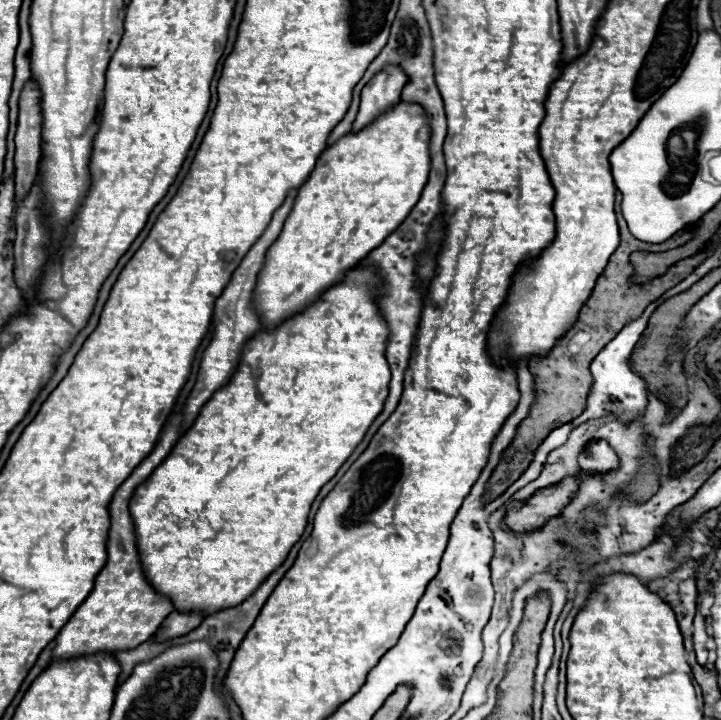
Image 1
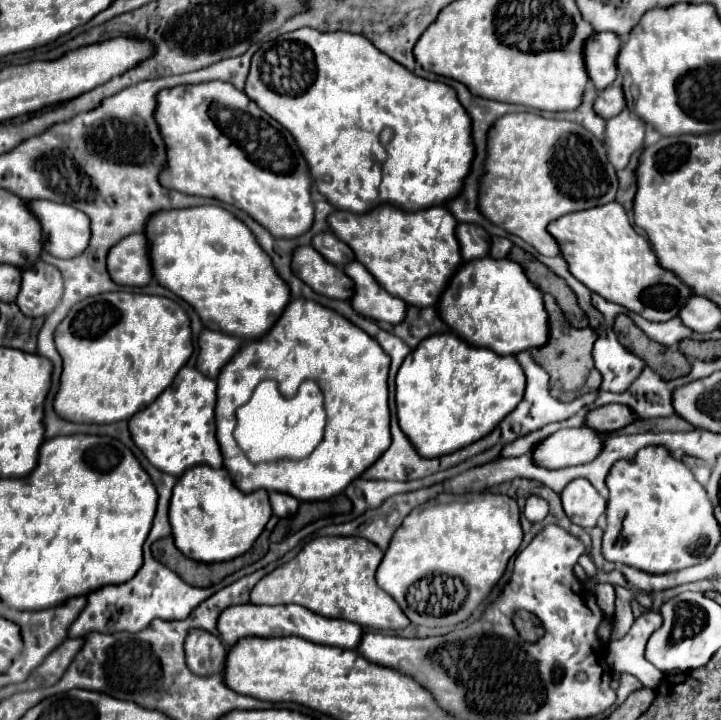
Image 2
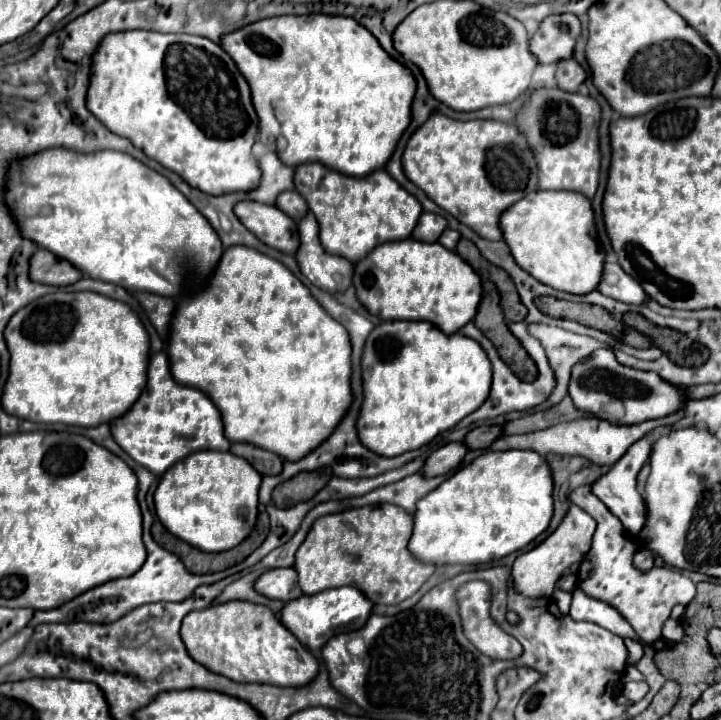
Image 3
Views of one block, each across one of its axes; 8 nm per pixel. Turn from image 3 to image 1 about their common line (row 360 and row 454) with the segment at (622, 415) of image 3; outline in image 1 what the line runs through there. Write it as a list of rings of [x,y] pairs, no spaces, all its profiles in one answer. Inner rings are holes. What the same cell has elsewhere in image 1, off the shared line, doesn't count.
[[[596,440],[578,456],[580,472],[586,476],[600,476],[600,472],[612,472],[618,468],[616,450],[606,440]]]

